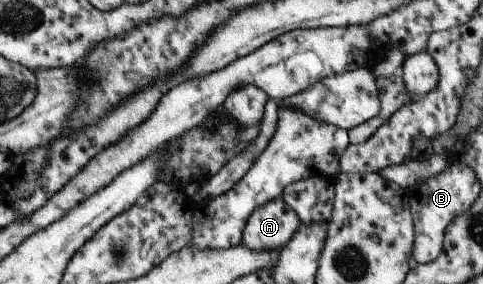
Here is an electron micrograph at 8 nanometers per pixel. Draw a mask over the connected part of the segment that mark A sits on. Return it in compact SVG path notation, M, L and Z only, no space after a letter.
M281 197L274 198L252 210L252 213L245 221L241 233L241 243L251 250L278 248L280 251L299 225L300 221L294 210L290 209Z

